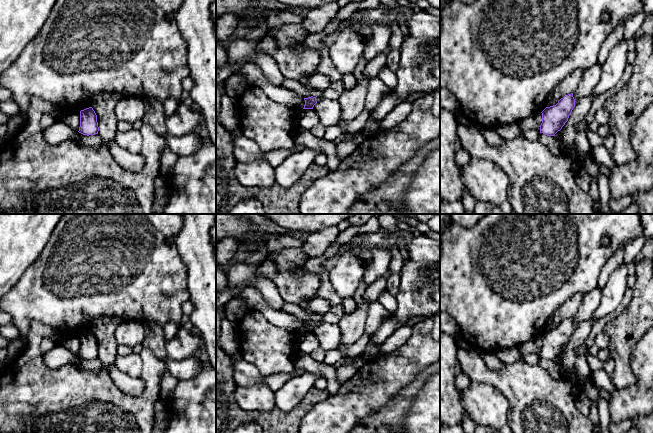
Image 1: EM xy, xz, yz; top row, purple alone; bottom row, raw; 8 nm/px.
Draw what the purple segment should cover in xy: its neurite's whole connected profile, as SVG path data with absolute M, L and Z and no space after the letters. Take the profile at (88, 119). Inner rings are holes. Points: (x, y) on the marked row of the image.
M92 107L80 111L80 127L79 133L83 135L98 134L99 127L97 122L97 115Z

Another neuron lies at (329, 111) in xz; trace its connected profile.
M324 98L315 104L313 109L319 117L319 124L325 127L338 125L341 118L341 105L338 100Z

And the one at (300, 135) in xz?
M299 126L294 129L292 138L295 144L304 145L306 148L310 148L312 150L320 150L327 156L326 166L330 171L337 169L340 160L337 158L336 146L333 142L326 141L323 138L318 138L312 135L310 130L306 130Z

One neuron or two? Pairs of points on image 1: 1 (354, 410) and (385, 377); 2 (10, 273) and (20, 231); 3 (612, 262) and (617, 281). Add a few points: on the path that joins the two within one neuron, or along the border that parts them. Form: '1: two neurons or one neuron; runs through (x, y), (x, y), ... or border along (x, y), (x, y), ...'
1: one neuron; runs through (360, 402), (377, 385)
2: one neuron; runs through (10, 263), (11, 241)
3: two neurons; border along (623, 261), (613, 271), (602, 289)

